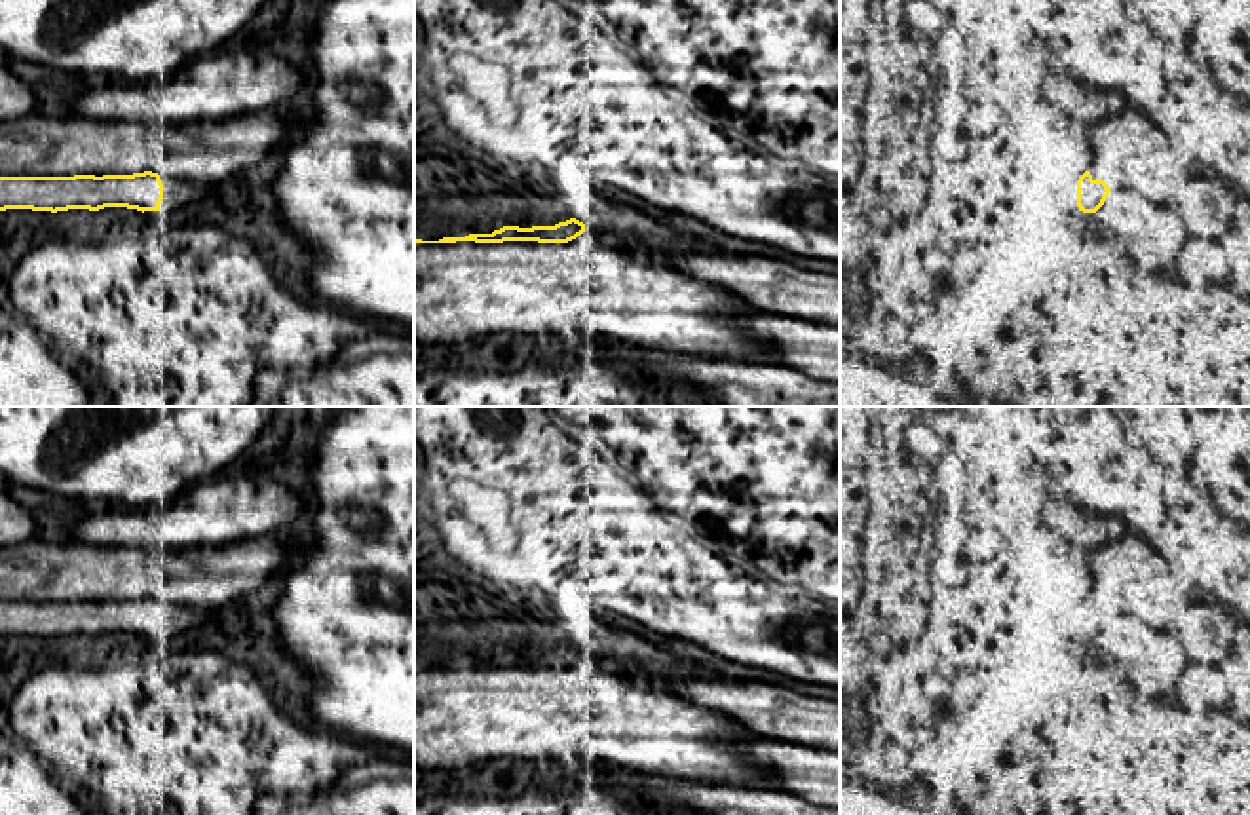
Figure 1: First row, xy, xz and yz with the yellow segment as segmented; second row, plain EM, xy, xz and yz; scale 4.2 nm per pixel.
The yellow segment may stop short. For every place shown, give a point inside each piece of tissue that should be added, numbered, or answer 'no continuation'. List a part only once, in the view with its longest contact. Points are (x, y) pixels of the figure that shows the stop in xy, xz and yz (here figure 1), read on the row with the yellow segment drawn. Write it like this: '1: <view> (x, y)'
1: xy (177, 194)

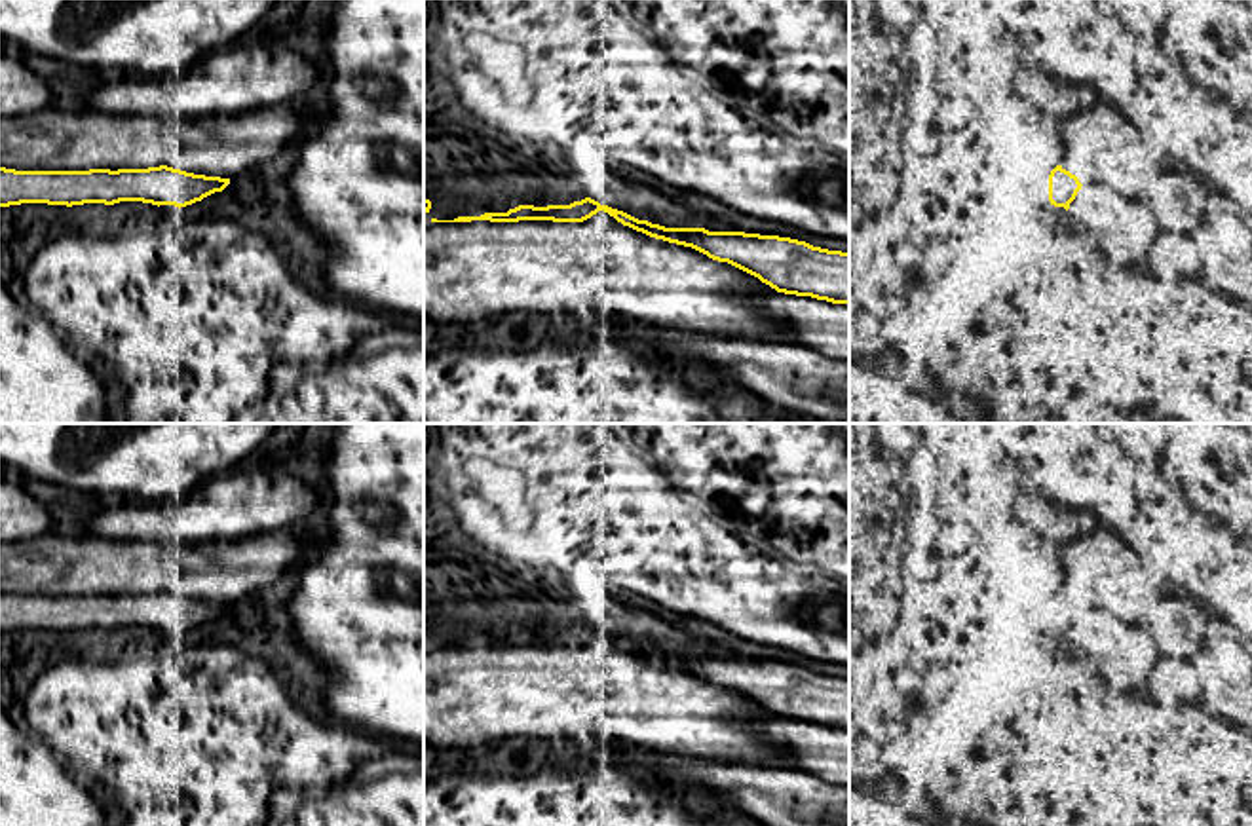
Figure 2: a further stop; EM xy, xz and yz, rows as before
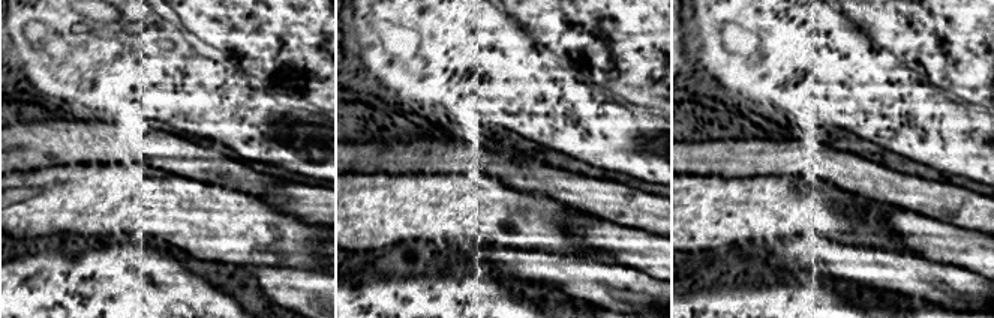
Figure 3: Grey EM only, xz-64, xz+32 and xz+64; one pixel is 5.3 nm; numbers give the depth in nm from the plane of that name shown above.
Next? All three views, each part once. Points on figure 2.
no continuation

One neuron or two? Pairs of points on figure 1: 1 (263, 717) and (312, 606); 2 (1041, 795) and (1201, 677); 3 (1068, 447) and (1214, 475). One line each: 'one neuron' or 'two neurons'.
1: two neurons
2: two neurons
3: one neuron

